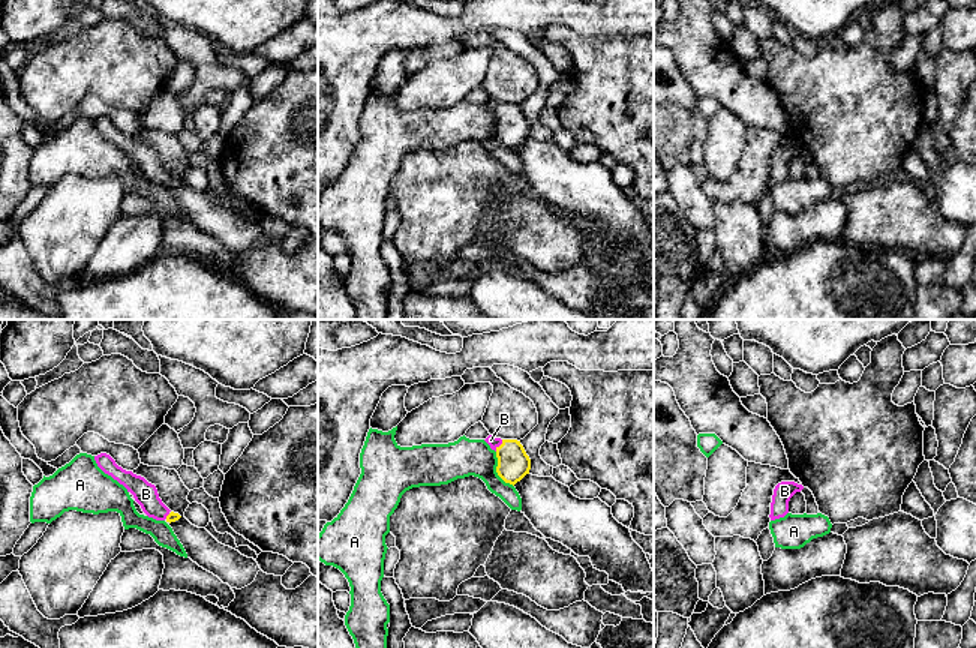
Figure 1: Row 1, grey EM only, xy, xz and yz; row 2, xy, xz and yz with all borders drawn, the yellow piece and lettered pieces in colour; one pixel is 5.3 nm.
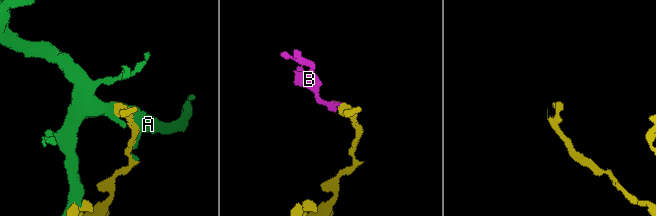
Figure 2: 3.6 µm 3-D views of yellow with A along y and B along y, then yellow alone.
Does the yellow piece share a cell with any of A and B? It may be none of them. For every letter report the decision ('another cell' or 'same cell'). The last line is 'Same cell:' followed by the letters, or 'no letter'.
A: another cell
B: same cell
Same cell: B

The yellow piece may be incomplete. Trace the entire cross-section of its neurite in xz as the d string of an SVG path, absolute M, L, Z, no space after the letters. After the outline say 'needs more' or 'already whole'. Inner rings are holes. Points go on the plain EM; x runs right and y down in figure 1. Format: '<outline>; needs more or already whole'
M489 99L484 104L492 114L496 116L498 140L510 148L520 146L531 134L531 123L526 118L523 110L517 104L501 104Z; needs more

